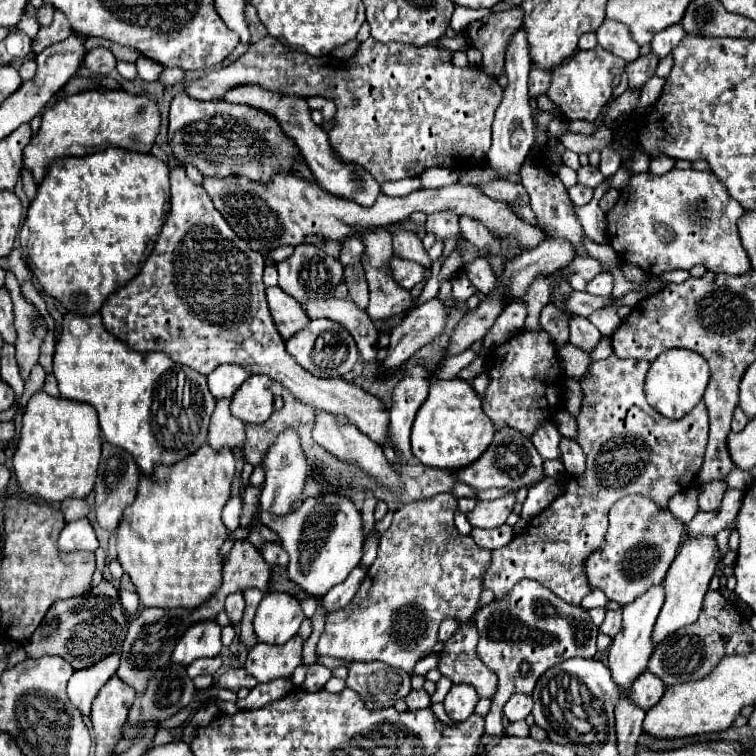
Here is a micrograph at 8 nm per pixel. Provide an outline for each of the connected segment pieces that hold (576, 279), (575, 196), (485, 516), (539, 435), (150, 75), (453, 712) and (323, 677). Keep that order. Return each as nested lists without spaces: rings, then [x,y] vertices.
[[[579,257],[579,259],[575,259],[575,263],[563,267],[561,271],[563,271],[563,277],[565,275],[569,277],[569,283],[571,283],[573,289],[583,289],[585,283],[591,277],[603,273],[605,267],[595,257]]]
[[[573,185],[569,189],[569,197],[575,205],[587,205],[593,199],[593,189],[591,187],[583,187],[583,185]]]
[[[507,493],[493,501],[477,501],[477,507],[471,513],[467,513],[467,521],[473,527],[481,529],[501,527],[509,517],[509,513],[513,511],[513,505],[515,505],[515,493]]]
[[[547,421],[541,427],[537,427],[537,431],[533,435],[533,445],[545,461],[559,459],[559,439],[563,439],[561,433],[557,431],[557,427],[553,423]]]
[[[139,57],[137,59],[137,71],[139,71],[139,79],[143,81],[157,81],[159,75],[163,73],[163,67],[147,57]]]
[[[453,685],[449,689],[443,705],[451,719],[465,721],[473,715],[477,701],[479,701],[479,695],[471,685]]]
[[[313,663],[307,669],[307,679],[303,683],[303,689],[307,689],[307,691],[321,691],[331,677],[333,677],[331,669],[327,669],[321,663]]]

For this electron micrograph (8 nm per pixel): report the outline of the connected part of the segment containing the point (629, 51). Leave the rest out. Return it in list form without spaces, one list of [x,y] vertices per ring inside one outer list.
[[[605,19],[605,23],[597,29],[597,43],[613,55],[625,59],[627,63],[633,61],[635,55],[639,55],[639,45],[631,39],[627,27],[623,27],[623,23],[619,21]]]

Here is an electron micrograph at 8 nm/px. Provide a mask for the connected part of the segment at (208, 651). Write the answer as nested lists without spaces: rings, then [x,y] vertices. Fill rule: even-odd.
[[[215,619],[193,623],[185,633],[183,639],[175,645],[171,659],[175,663],[191,665],[201,657],[217,657],[221,653],[221,627]]]

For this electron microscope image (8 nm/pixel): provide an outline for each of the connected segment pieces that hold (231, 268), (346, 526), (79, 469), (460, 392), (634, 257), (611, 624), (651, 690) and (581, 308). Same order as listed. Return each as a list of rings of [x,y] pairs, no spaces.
[[[183,165],[171,167],[169,175],[171,207],[155,249],[141,273],[109,295],[101,307],[105,327],[139,353],[163,351],[203,375],[223,363],[243,365],[251,375],[269,375],[311,409],[345,415],[381,447],[391,443],[389,411],[381,399],[341,377],[315,377],[287,353],[265,299],[263,255],[235,235],[203,187],[187,177]]]
[[[329,495],[321,499],[307,499],[297,511],[283,519],[275,519],[269,511],[259,511],[265,527],[279,533],[283,549],[289,553],[289,579],[299,585],[309,597],[319,599],[331,587],[343,583],[351,569],[355,569],[363,555],[363,523],[351,499]]]
[[[35,393],[23,413],[21,439],[15,449],[13,467],[21,489],[45,501],[63,501],[69,497],[87,497],[97,479],[101,457],[101,431],[95,409],[87,403],[75,403]]]
[[[437,379],[431,383],[427,401],[421,405],[413,431],[411,431],[411,449],[413,455],[427,467],[443,469],[455,473],[471,463],[475,463],[491,445],[495,427],[487,415],[481,411],[481,397],[475,393],[471,383],[463,379]]]
[[[671,169],[665,175],[641,173],[631,177],[629,185],[621,193],[621,199],[607,213],[609,245],[625,263],[633,263],[647,273],[655,271],[655,275],[663,275],[675,269],[691,269],[695,265],[705,265],[715,273],[743,275],[751,271],[751,263],[737,231],[737,219],[743,213],[745,209],[729,195],[727,187],[723,187],[723,183],[711,171]]]
[[[621,609],[607,611],[607,617],[605,617],[605,621],[603,621],[603,625],[599,629],[605,631],[607,635],[615,637],[619,633],[619,629],[621,629]]]
[[[645,671],[633,683],[631,701],[647,711],[663,697],[663,693],[665,693],[665,683],[661,679],[657,679],[655,675],[651,675],[649,671]]]
[[[573,291],[565,305],[571,313],[575,315],[583,315],[583,317],[589,317],[593,311],[601,309],[601,307],[607,307],[607,305],[613,305],[617,301],[617,297],[609,295],[609,297],[599,297],[599,295],[589,295],[585,291]]]

